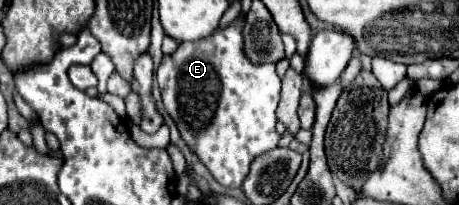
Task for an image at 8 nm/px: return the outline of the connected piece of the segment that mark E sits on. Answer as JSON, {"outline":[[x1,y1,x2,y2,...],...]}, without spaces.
{"outline":[[234,20,228,28,216,30,216,32,210,34,208,38,202,38,202,40,198,40,198,42,194,42,194,44,192,44,192,42,182,42,174,54,162,58,162,64,160,64,160,68,158,68,158,84,160,84,162,102,164,102,166,112,168,112,168,114,172,116,172,120,176,122,176,126,178,126,178,130,180,130,184,142,188,144,188,148,190,148,192,152,196,152,196,156,198,156,198,158,202,160,202,164,210,170,210,174,214,176,214,180,216,180,218,184,222,184,222,186,226,186,226,188,240,188,242,182,244,182,244,178,246,178,246,174,248,174,248,168,250,168,252,160,254,160,256,156,262,156,264,152,268,152,268,150,272,150,272,148,278,146,280,134,276,132,274,124,276,124,276,108,278,108,278,102,280,102,280,78,278,78,278,74,276,74,276,70,274,70,272,64,254,66,254,64,244,56,244,52,242,52,242,20]]}

